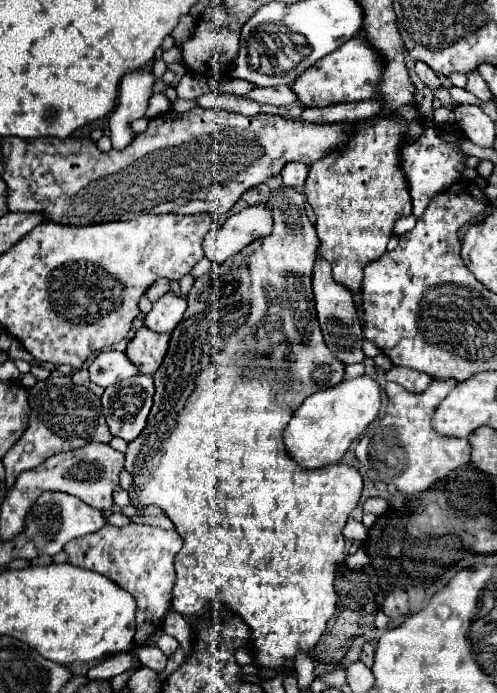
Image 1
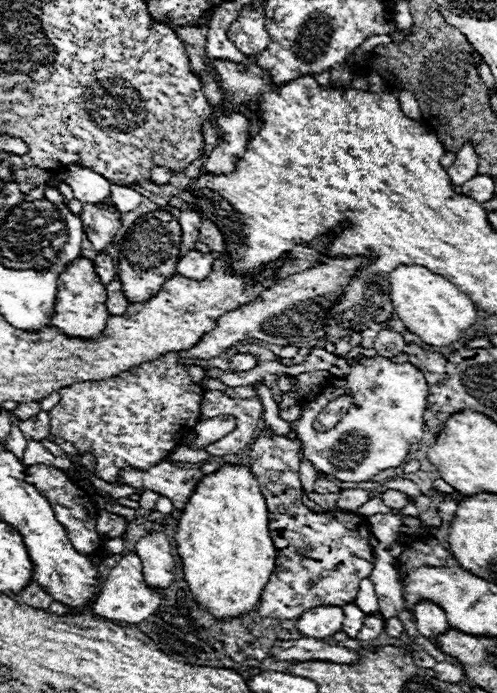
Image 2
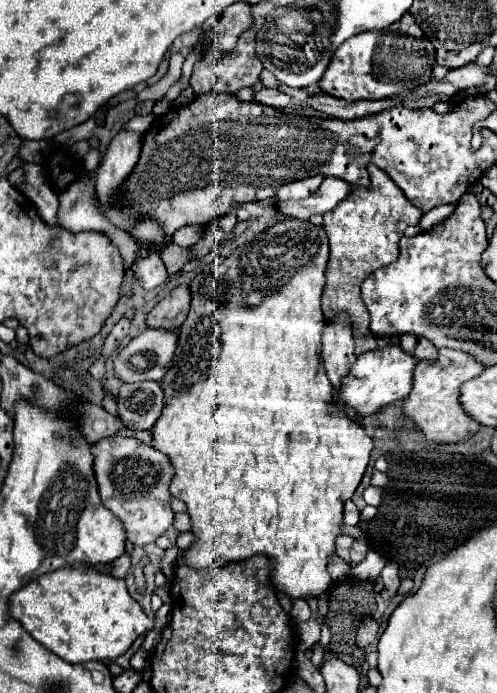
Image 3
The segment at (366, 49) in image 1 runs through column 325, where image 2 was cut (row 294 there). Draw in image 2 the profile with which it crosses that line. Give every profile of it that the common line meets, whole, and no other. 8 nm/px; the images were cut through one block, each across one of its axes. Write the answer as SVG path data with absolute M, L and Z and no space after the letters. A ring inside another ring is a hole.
M80 258L72 262L72 266L68 266L64 274L60 274L60 290L56 296L56 314L52 318L52 326L56 326L62 334L68 334L70 338L92 340L104 332L108 316L106 288L96 276L92 260Z

